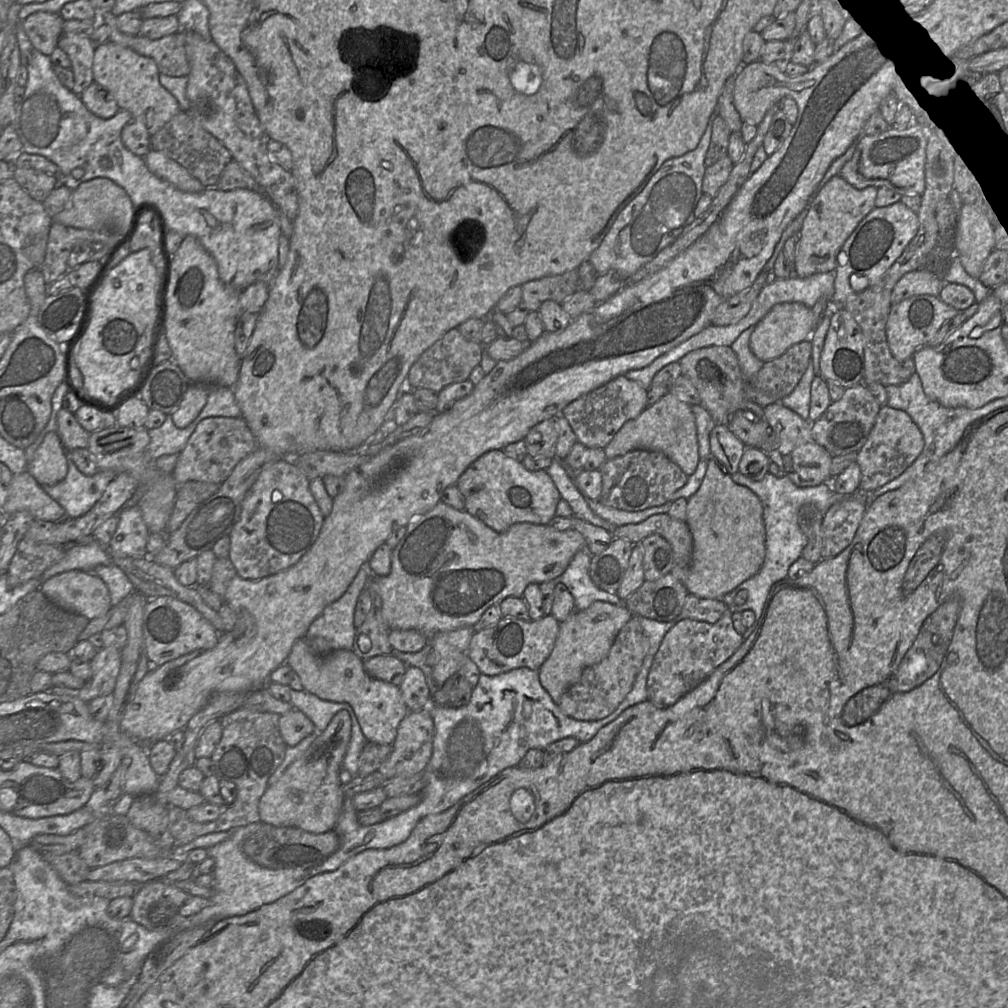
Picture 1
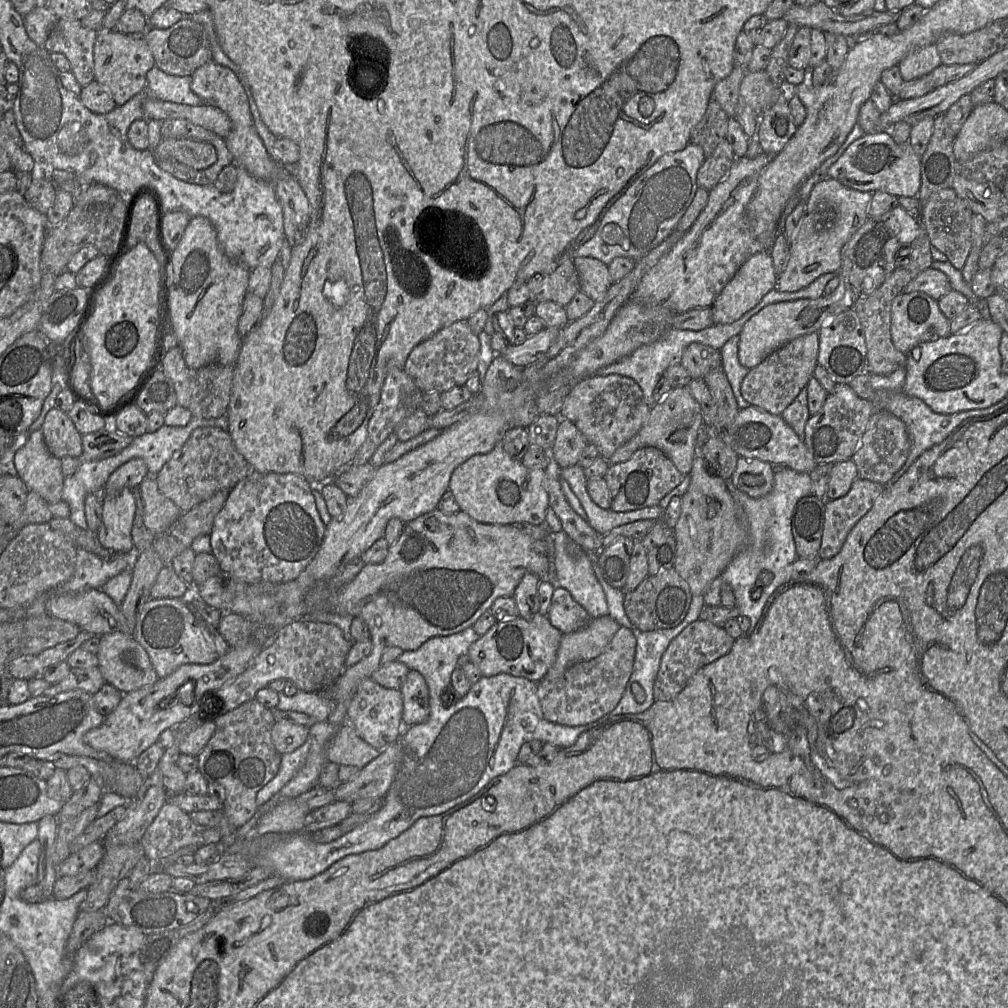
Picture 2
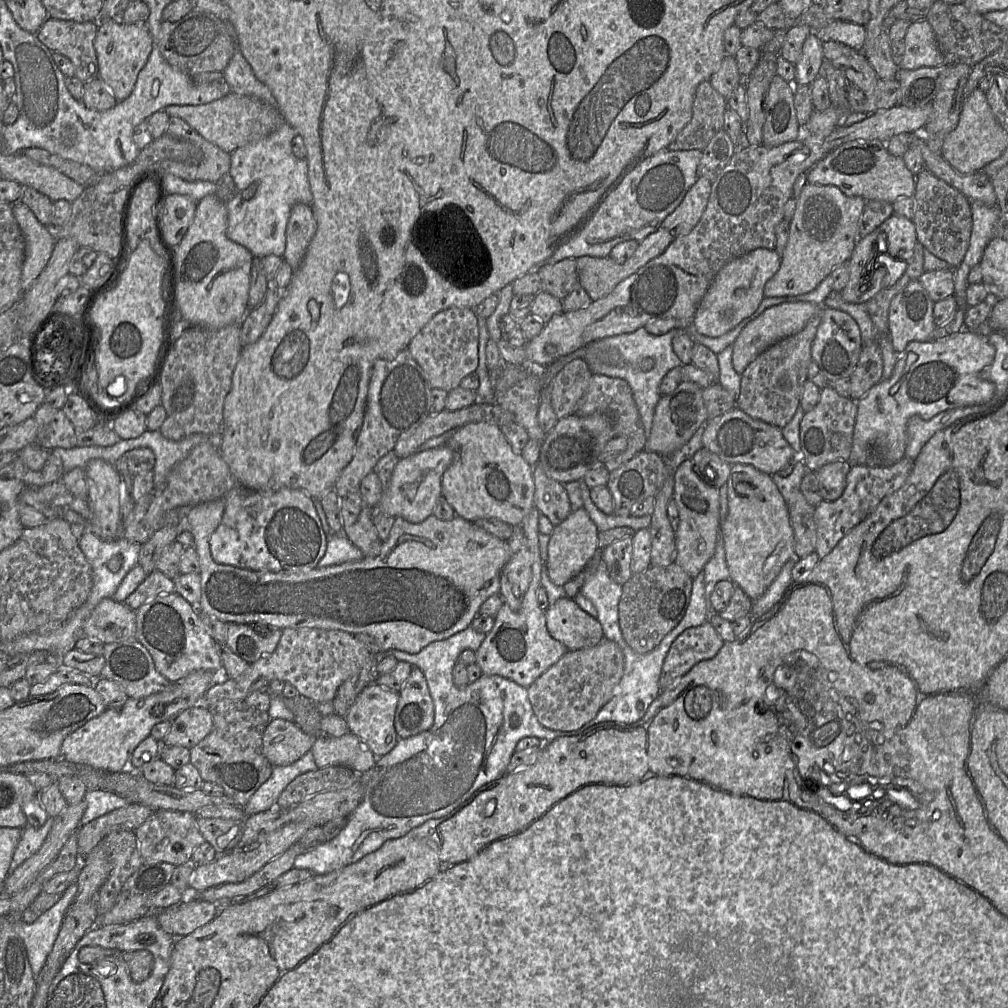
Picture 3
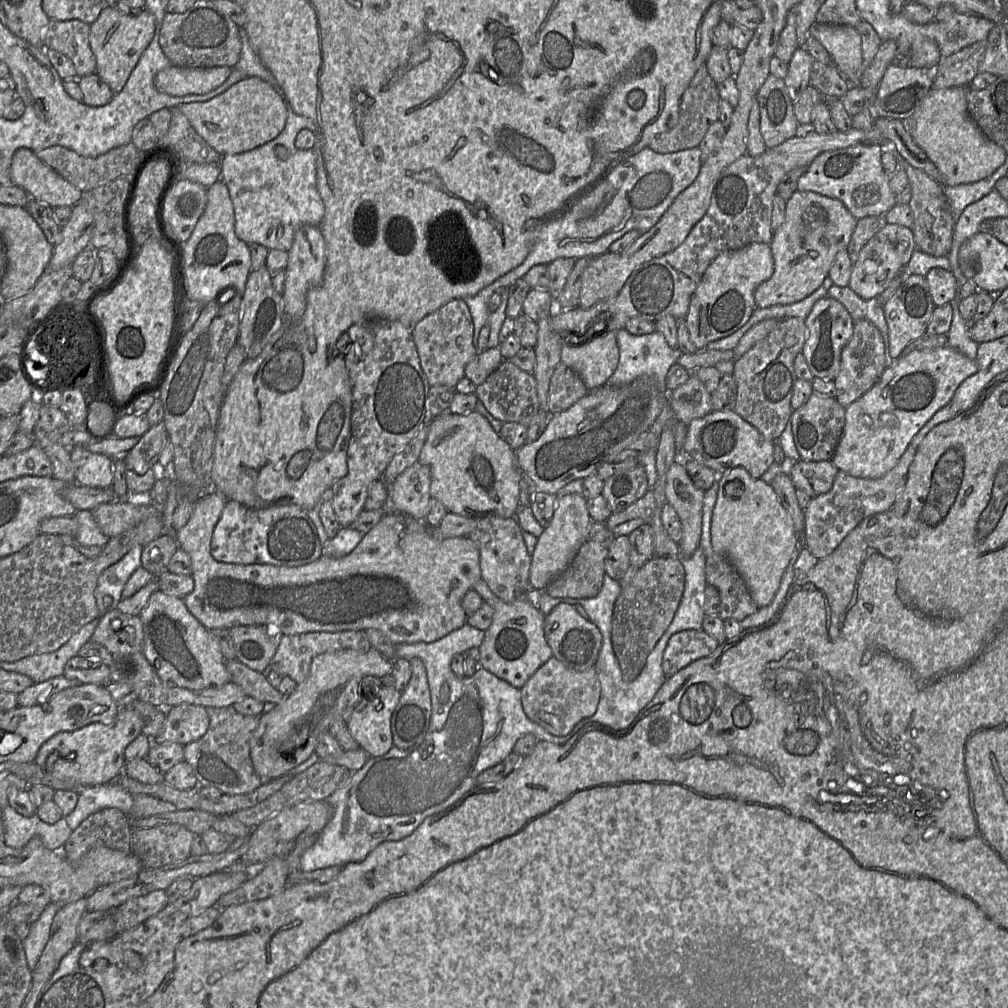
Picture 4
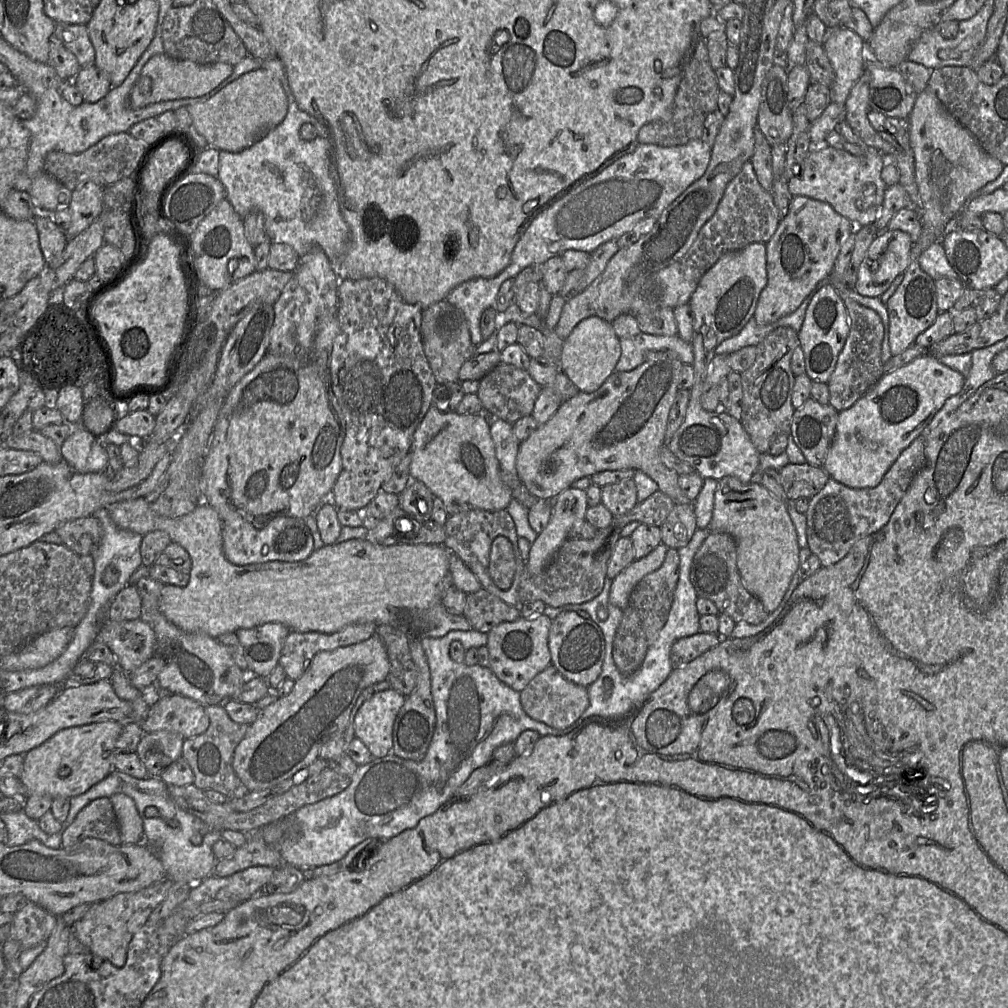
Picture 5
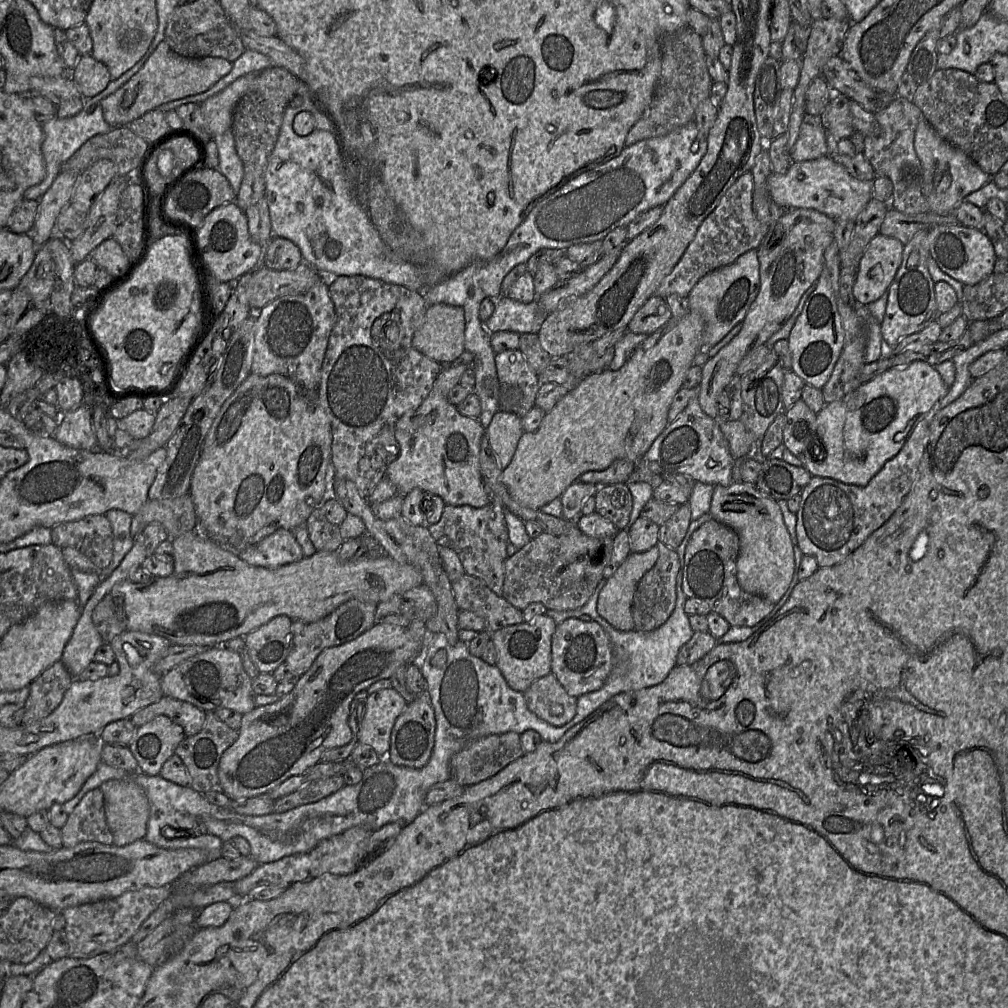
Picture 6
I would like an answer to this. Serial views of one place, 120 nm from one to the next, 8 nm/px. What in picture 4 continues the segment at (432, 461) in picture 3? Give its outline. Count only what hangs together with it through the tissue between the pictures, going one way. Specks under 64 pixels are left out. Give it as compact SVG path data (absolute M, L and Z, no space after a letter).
M415 462L394 480L389 507L394 512L425 520L430 511L430 484L429 467Z

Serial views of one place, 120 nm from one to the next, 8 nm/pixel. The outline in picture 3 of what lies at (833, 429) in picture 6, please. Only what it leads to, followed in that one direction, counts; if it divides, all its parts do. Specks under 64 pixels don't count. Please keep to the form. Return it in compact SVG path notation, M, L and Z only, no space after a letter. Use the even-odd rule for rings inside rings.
M962 330L939 340L910 342L903 353L898 354L891 377L882 379L857 401L848 462L852 465L893 465L905 455L907 423L912 416L930 420L946 410L991 401L995 396L995 384L983 378L982 372L991 366L994 357L995 347L987 337L972 330ZM909 353L918 356L911 366L908 366Z

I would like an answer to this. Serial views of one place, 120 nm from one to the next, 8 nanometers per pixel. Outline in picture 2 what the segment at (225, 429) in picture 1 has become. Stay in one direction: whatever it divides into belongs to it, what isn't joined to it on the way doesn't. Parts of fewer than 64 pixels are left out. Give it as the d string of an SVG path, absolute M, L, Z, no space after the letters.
M207 426L192 432L184 445L164 464L156 481L159 491L185 512L219 490L231 490L250 473L250 469L249 463L236 450L229 432Z

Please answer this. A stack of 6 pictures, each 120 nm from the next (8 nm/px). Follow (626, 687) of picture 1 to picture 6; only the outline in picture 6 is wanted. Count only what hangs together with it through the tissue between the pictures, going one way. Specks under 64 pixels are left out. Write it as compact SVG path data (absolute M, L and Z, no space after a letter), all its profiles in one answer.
M552 673L534 681L523 695L528 709L553 726L562 726L575 716L577 699L565 691Z

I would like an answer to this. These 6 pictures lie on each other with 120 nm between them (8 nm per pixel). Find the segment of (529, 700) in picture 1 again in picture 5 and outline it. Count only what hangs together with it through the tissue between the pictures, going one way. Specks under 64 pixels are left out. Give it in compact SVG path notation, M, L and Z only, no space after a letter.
M474 629L451 630L439 638L420 639L430 669L431 694L436 713L436 725L426 755L420 761L403 759L392 752L381 758L373 758L369 763L358 766L346 789L316 803L305 805L289 815L298 827L298 834L281 840L279 851L283 864L309 871L340 860L351 848L366 839L385 841L406 829L414 828L422 818L434 813L455 797L457 789L474 770L490 763L497 747L514 743L525 730L534 730L540 736L562 736L580 726L580 722L576 721L565 729L556 729L532 719L522 708L520 693L500 681L491 669L479 664L468 666L457 663L450 657L450 644L454 641L459 641L463 648L468 650L486 645L487 640L487 633Z

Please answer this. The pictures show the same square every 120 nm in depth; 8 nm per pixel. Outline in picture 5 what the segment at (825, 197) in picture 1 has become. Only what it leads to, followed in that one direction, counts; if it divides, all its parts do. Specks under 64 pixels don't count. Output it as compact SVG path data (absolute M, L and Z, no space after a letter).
M793 196L792 201L789 204L787 215L780 220L775 233L766 243L767 285L760 293L755 313L753 315L756 322L761 325L770 324L788 314L793 313L821 280L829 279L843 241L851 232L855 231L855 229L856 226L854 226L847 218L837 213L830 204L805 196Z

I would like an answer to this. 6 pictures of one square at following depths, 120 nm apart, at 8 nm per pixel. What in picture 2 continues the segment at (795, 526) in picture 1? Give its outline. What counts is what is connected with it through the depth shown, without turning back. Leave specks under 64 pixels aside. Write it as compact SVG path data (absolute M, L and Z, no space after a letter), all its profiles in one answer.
M779 468L774 474L772 490L763 497L752 498L735 488L732 494L736 503L748 517L748 545L742 548L731 560L724 571L715 578L703 593L704 605L721 605L720 591L723 584L728 585L735 596L739 615L749 618L751 631L760 619L767 603L765 598L759 599L762 588L750 593L755 583L767 585L773 578L772 586L776 588L791 579L791 565L798 558L792 533L792 520L798 501L812 495L810 475L789 468Z

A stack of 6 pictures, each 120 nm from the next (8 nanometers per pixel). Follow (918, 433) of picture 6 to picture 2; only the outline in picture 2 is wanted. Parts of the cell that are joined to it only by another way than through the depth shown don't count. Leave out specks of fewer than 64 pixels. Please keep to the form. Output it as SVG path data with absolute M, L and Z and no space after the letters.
M857 478L845 496L825 502L819 559L830 559L840 552L849 532L885 489L885 485Z

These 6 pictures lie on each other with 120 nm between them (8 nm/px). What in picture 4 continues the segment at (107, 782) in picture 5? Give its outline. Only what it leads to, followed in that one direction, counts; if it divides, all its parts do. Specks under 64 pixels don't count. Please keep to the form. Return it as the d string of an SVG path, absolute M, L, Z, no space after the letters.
M119 783L87 787L79 793L75 809L66 816L69 827L74 830L91 814L105 809L117 808L126 815L131 813L133 798Z

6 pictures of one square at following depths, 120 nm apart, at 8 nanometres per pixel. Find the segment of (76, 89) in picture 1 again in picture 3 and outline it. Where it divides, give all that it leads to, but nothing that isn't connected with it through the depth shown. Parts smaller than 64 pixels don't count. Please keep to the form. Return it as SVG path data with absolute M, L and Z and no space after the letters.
M48 17L36 36L50 51L67 57L74 66L74 77L85 83L98 77L94 48L98 25L95 21L75 22Z

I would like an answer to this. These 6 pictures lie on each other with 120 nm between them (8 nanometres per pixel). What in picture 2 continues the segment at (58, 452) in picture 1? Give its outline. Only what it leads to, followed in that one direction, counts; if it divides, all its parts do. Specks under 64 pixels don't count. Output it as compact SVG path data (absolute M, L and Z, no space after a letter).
M41 430L27 435L24 444L15 453L14 464L18 477L27 485L29 490L38 493L48 504L58 503L62 500L65 479L62 473L62 462L60 458L53 456L47 449Z

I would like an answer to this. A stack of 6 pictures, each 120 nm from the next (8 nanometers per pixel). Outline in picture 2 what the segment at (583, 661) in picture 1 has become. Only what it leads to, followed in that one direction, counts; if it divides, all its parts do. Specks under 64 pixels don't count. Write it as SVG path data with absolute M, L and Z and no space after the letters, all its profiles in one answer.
M608 614L590 621L582 628L561 636L556 659L544 678L557 679L571 665L599 656L620 625Z

